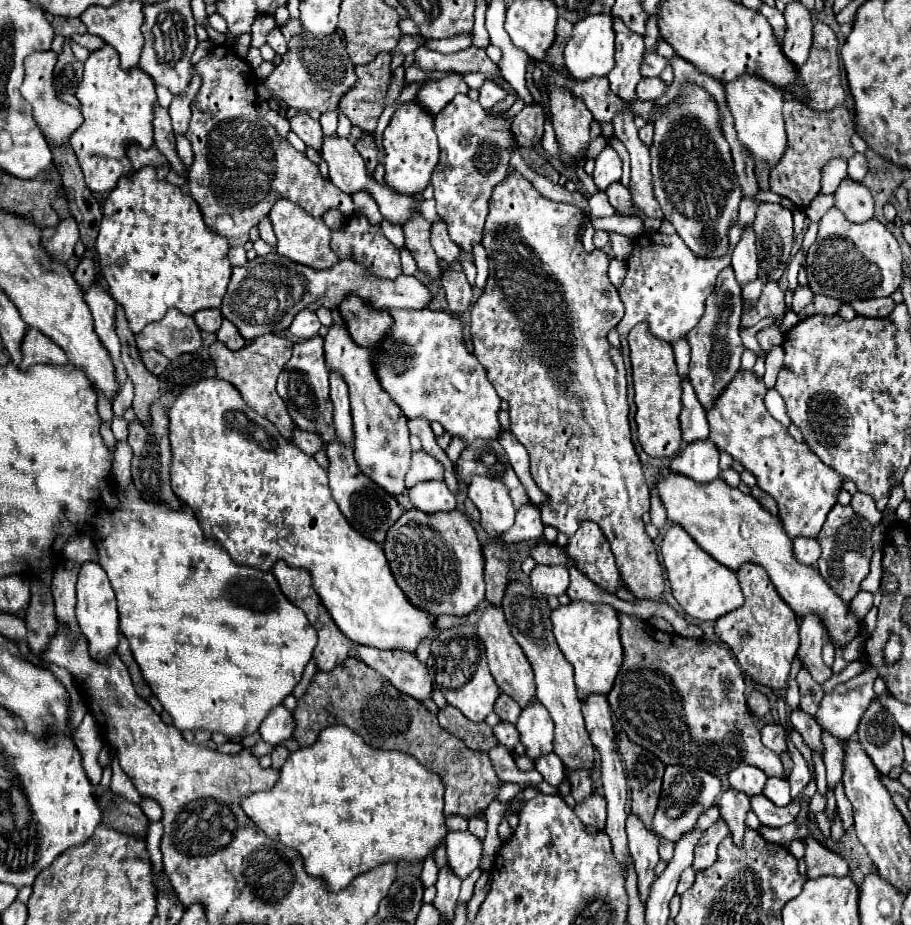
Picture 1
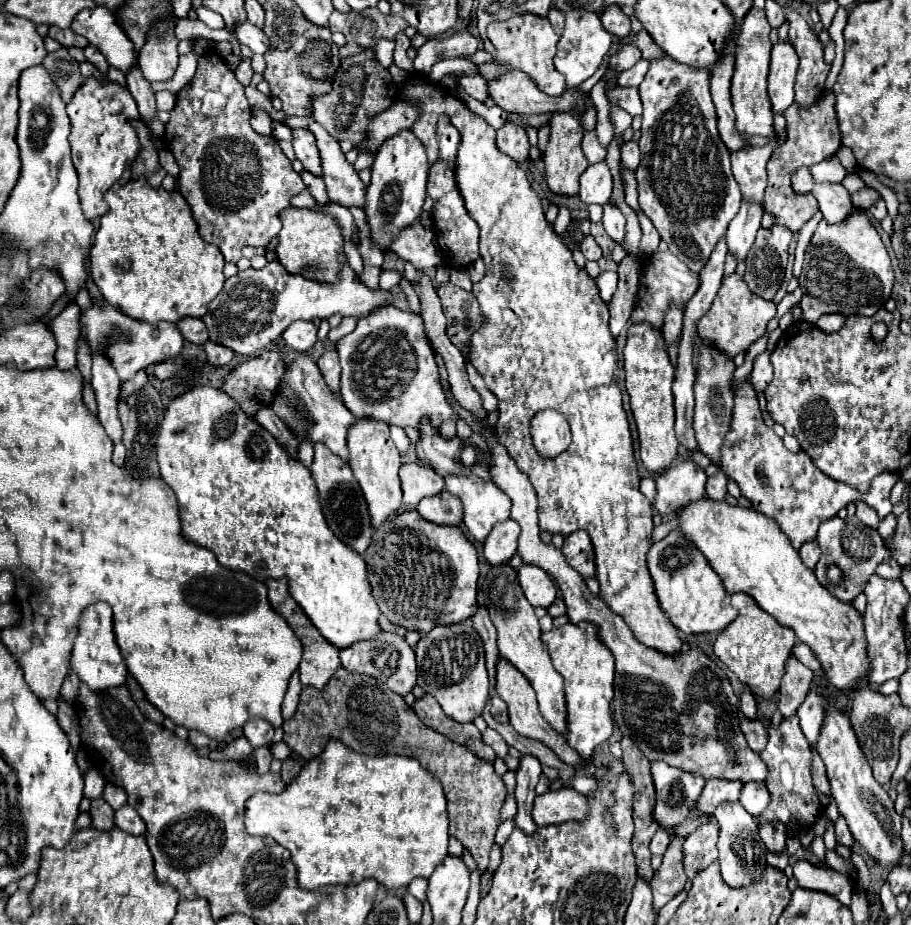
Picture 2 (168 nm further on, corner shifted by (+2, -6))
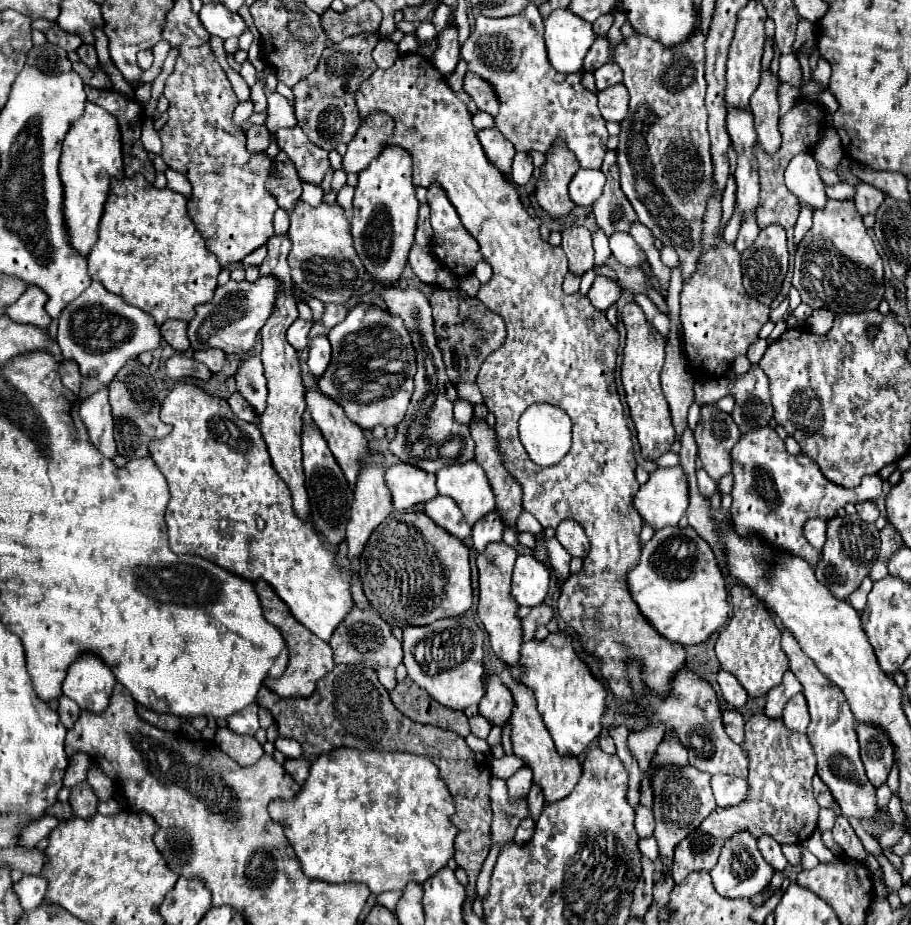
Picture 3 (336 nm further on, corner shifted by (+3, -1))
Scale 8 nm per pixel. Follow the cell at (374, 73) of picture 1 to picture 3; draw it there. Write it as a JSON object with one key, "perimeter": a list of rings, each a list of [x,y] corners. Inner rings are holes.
{"perimeter":[[[376,33],[354,35],[340,43],[332,43],[322,51],[318,67],[292,87],[294,115],[298,127],[316,147],[324,151],[334,151],[338,143],[350,143],[356,135],[360,127],[360,117],[354,103],[354,91],[364,79],[368,79],[376,71],[376,63],[372,59],[372,49],[376,47],[376,43]]]}

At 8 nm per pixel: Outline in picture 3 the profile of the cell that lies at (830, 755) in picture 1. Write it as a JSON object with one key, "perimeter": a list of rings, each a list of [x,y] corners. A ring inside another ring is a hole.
{"perimeter":[[[820,809],[820,817],[818,817],[818,831],[828,831],[834,827],[836,821],[836,813],[832,809]]]}

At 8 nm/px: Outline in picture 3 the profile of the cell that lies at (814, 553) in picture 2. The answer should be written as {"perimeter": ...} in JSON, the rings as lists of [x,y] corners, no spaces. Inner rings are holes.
{"perimeter":[[[810,519],[804,525],[804,535],[812,547],[822,549],[824,539],[826,539],[826,521],[824,519]]]}

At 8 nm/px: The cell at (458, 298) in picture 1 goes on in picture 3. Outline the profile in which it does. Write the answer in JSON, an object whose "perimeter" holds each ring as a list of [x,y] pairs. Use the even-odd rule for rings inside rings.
{"perimeter":[[[434,287],[434,293],[430,297],[430,305],[434,311],[434,329],[438,347],[444,355],[446,373],[448,379],[456,385],[460,381],[476,381],[478,369],[482,365],[482,359],[486,359],[492,351],[502,347],[506,327],[502,323],[502,317],[496,313],[490,313],[478,299],[466,297],[460,289],[446,291],[442,287]]]}

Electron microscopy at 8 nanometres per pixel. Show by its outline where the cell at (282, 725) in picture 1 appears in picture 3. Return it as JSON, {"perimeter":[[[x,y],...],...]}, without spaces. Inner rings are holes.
{"perimeter":[[[252,703],[250,707],[244,707],[242,711],[230,715],[228,719],[228,729],[238,733],[238,735],[254,735],[258,725],[258,705]]]}

